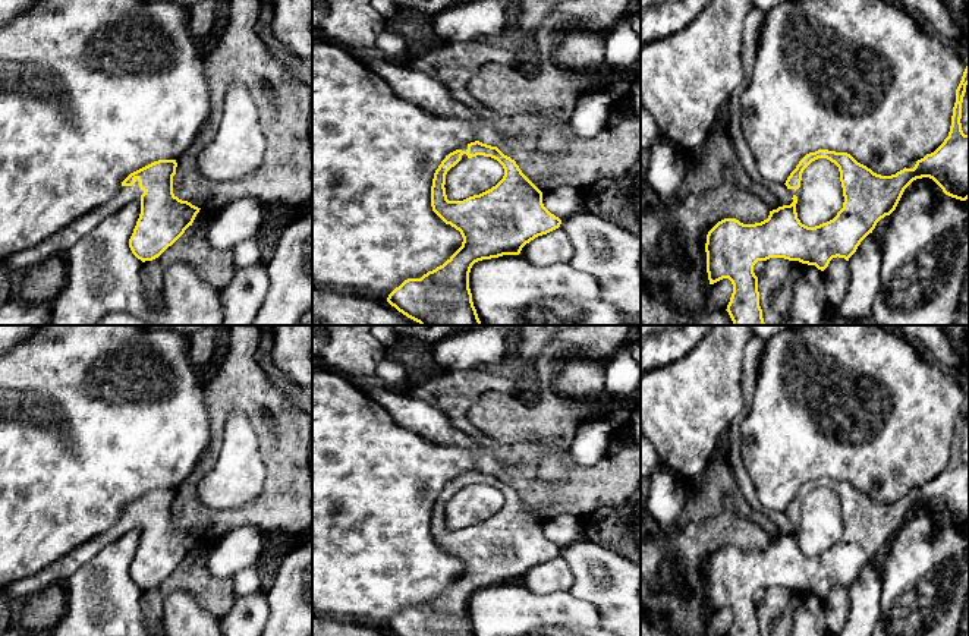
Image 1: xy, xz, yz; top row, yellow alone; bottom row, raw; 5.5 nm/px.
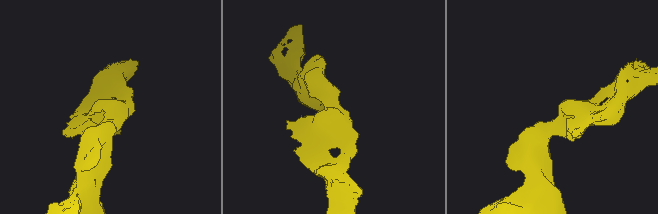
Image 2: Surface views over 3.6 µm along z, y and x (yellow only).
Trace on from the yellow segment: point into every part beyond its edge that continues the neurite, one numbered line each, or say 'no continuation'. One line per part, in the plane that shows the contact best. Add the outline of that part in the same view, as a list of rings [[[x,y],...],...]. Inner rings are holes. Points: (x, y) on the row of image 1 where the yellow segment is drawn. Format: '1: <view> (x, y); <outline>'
1: xy (57, 245); [[[135,179],[132,186],[122,186],[110,201],[84,214],[37,246],[19,251],[0,262],[7,265],[15,274],[23,273],[51,256],[65,258],[67,251],[86,236],[103,218],[119,210],[130,199],[141,198],[142,193],[144,191],[139,188],[138,179]]]

